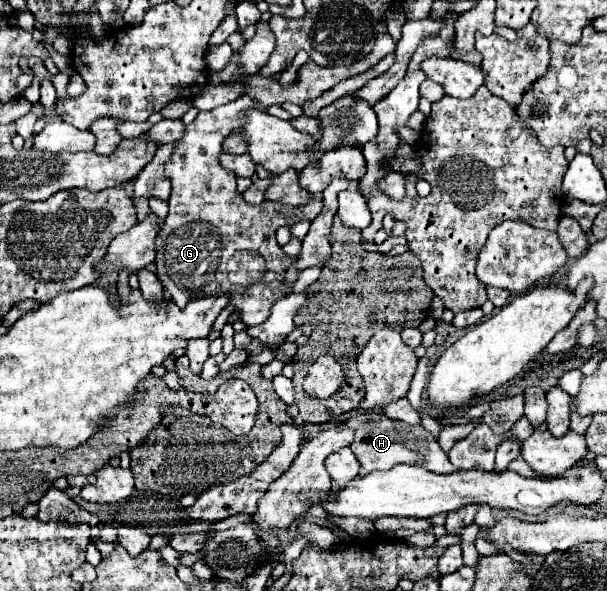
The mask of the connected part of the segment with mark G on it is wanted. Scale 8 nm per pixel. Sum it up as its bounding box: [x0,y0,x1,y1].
[155,95,323,327]

